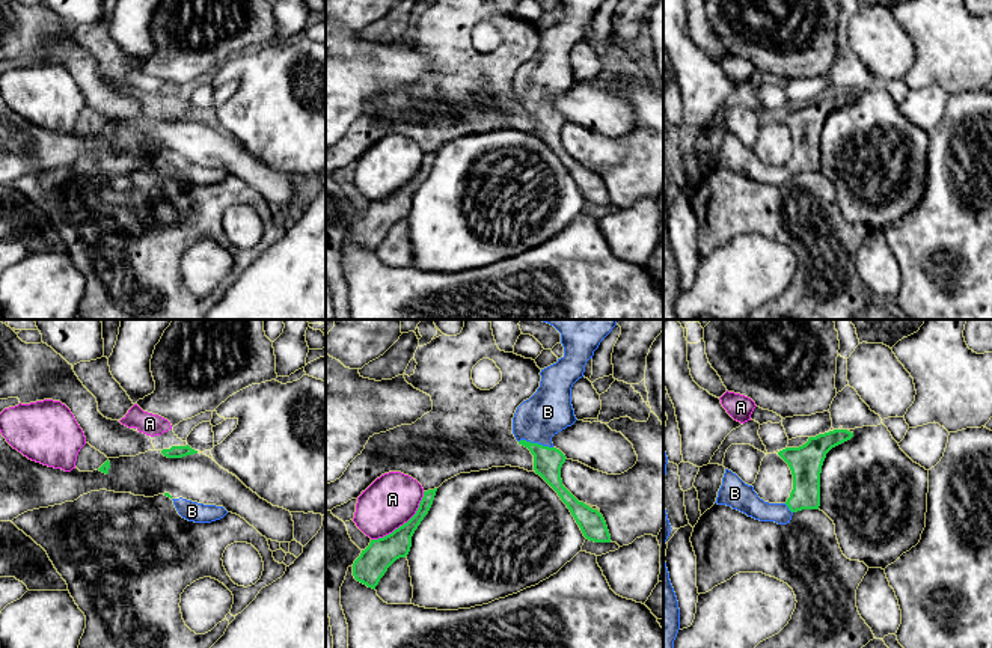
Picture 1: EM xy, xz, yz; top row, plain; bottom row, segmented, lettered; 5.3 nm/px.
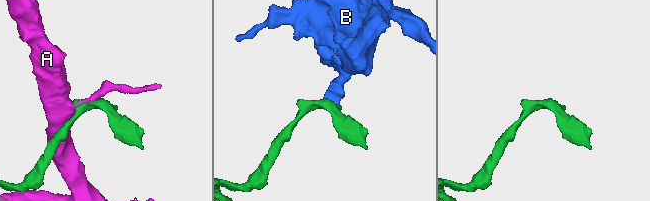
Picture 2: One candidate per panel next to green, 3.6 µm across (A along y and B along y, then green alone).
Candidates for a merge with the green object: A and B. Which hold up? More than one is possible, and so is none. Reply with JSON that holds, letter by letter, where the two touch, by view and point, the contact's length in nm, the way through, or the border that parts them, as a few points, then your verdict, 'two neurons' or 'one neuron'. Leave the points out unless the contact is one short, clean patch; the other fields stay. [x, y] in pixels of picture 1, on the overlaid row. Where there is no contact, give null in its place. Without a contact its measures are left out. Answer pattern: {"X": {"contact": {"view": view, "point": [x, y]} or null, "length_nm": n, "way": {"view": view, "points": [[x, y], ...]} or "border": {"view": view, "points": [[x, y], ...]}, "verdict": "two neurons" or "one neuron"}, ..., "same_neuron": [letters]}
{"A": {"contact": {"view": "xz", "point": [404, 523]}, "length_nm": 380, "verdict": "two neurons"}, "B": {"contact": {"view": "xz", "point": [535, 443]}, "length_nm": 190, "way": {"view": "xz", "points": [[548, 461], [544, 452], [535, 443], [535, 424], [548, 412]]}, "verdict": "one neuron"}, "same_neuron": ["B"]}

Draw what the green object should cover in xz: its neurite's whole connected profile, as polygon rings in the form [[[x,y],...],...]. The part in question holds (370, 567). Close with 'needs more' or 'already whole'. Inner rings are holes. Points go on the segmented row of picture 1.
[[[437,488],[424,491],[416,514],[392,533],[371,539],[353,564],[353,576],[357,582],[375,589],[387,568],[400,558],[406,558],[412,547],[412,536],[428,514]]]; already whole

